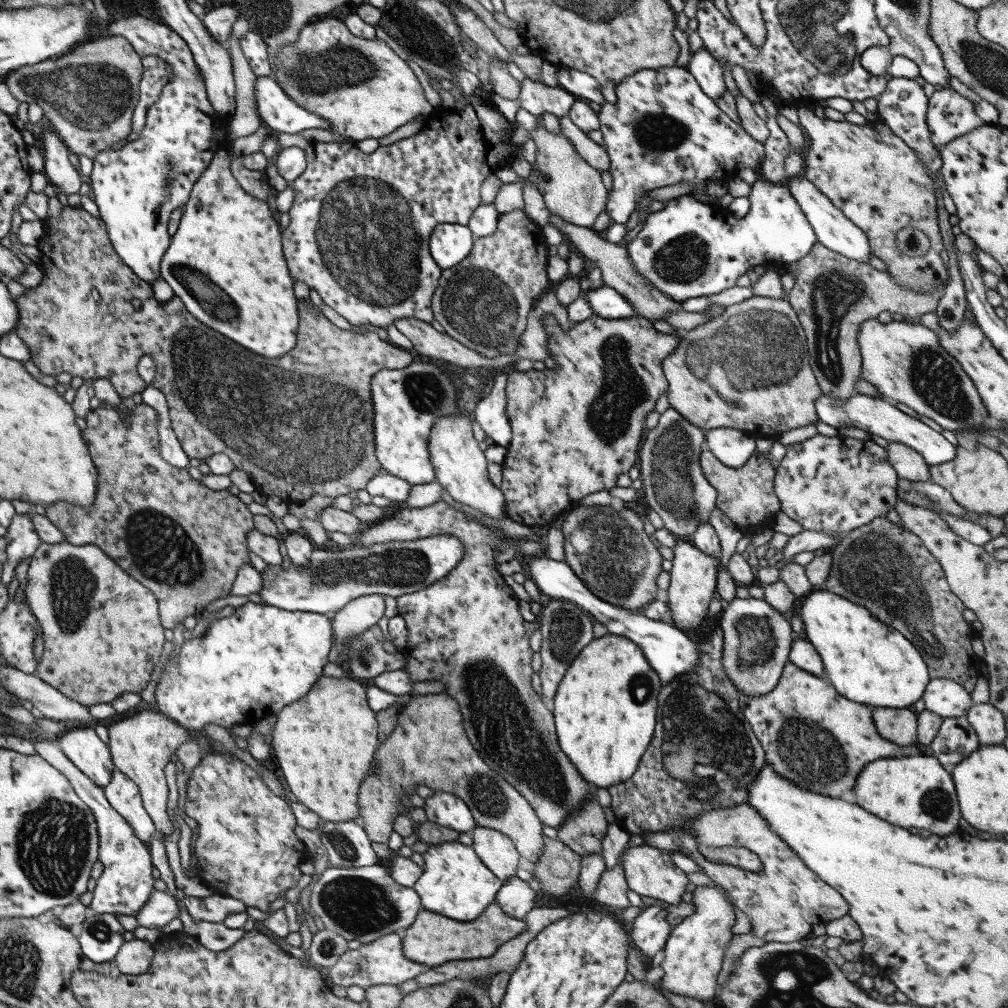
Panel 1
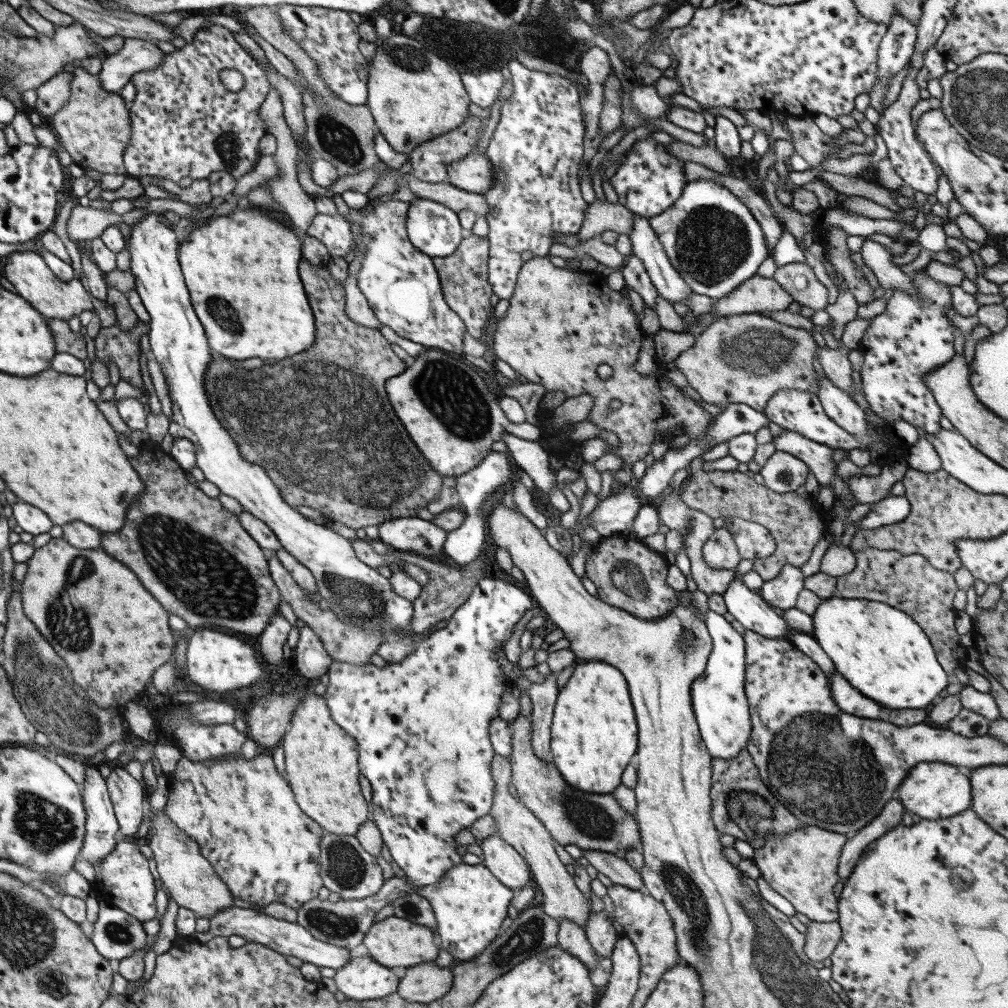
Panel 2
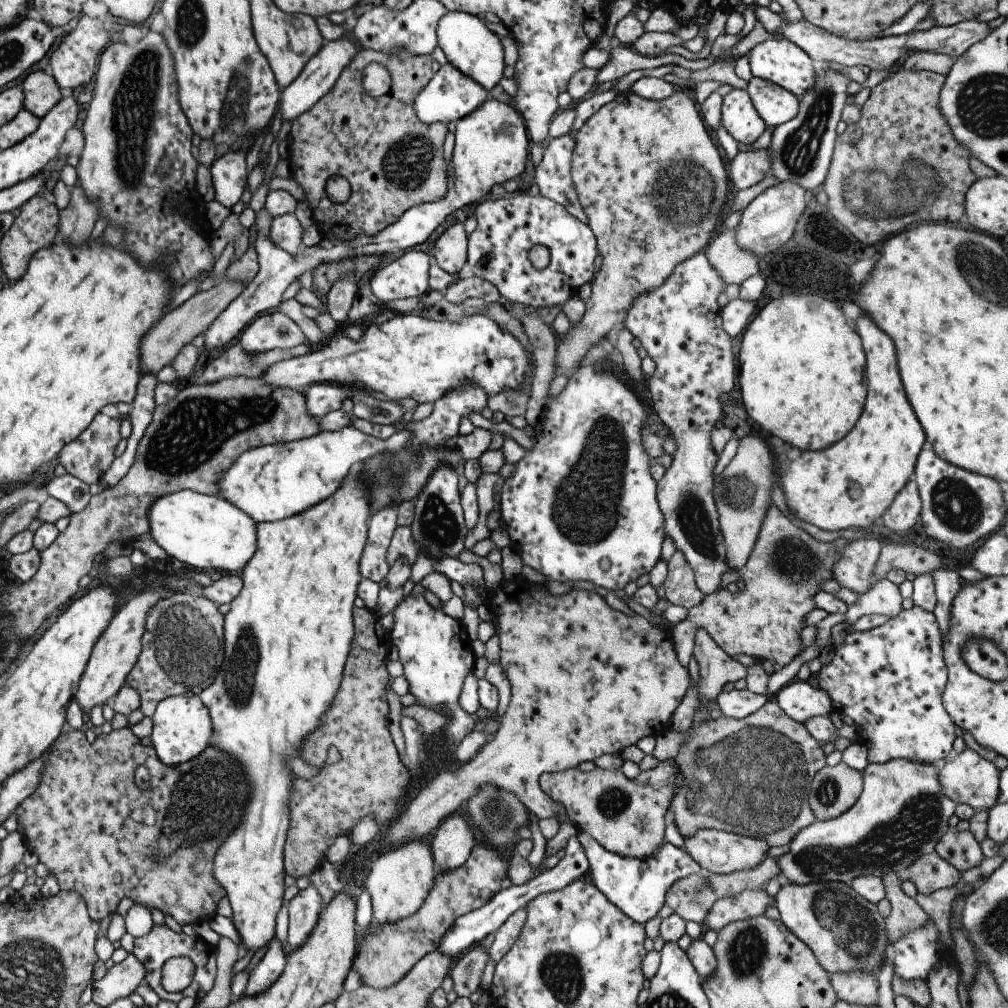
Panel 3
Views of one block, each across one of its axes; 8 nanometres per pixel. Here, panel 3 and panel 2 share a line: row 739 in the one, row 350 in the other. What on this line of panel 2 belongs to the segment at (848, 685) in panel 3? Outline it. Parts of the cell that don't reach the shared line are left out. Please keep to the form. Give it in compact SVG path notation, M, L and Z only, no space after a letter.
M925 270L911 274L909 286L913 292L893 290L891 298L885 304L885 312L877 314L871 320L857 348L863 352L863 364L859 366L861 394L867 400L869 412L873 412L873 416L881 418L883 422L883 426L873 426L867 420L867 434L871 442L877 442L885 452L881 456L883 464L907 456L909 446L905 442L899 442L895 436L895 426L899 422L913 424L913 428L921 428L925 434L933 436L941 432L939 418L943 414L937 400L933 398L933 392L925 388L925 378L937 372L941 366L949 364L955 354L951 334L953 328L947 320L947 312L953 308L949 286L935 282L925 274Z

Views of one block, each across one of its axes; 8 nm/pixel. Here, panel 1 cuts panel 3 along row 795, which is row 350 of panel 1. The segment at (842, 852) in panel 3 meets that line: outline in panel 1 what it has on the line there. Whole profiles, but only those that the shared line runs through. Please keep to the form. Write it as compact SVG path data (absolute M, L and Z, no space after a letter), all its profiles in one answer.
M867 320L857 334L861 350L861 378L875 386L885 398L907 404L913 412L931 418L943 430L977 432L983 430L983 420L989 412L979 398L973 382L965 376L961 364L951 358L939 344L937 334L919 322L889 322L879 324Z

